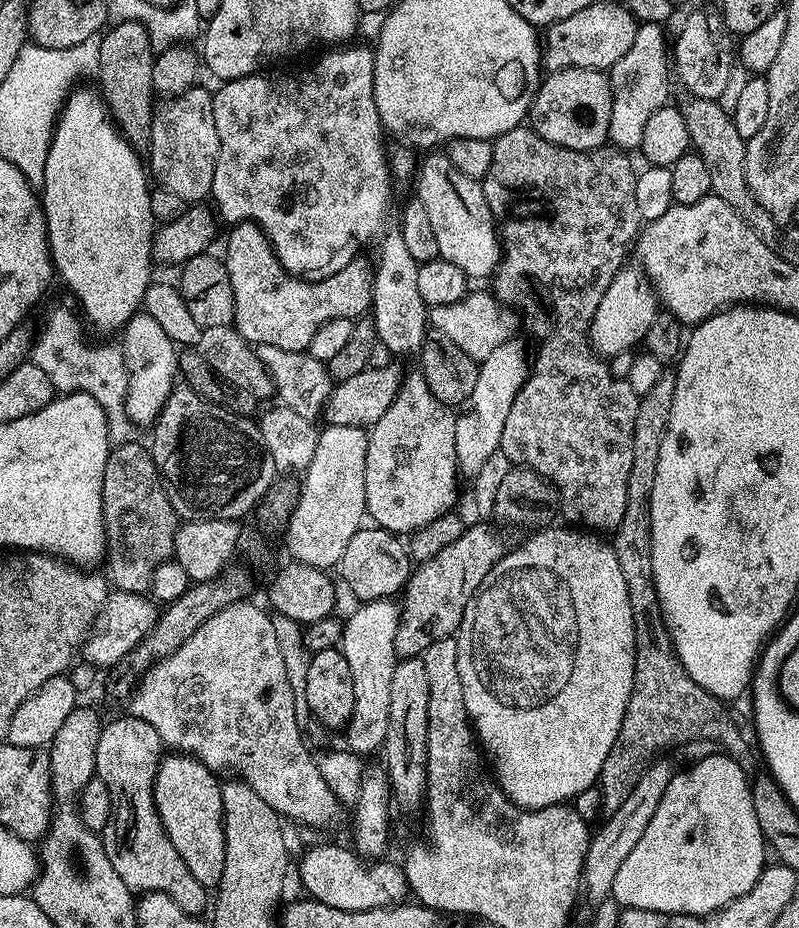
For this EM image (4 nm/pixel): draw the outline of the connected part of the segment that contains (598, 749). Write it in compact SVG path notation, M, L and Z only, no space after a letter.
M552 526L535 531L538 533L530 537L521 548L505 553L493 568L484 587L477 590L466 606L460 630L455 635L458 646L458 678L462 678L462 698L468 711L468 719L476 730L476 738L483 751L490 757L496 783L520 808L545 808L551 804L575 801L582 790L593 787L599 781L602 762L606 762L606 754L610 754L610 746L614 746L614 738L618 738L618 730L622 726L622 718L628 709L634 686L634 614L630 614L630 594L626 594L622 570L618 570L618 554L607 539L591 531L550 527Z

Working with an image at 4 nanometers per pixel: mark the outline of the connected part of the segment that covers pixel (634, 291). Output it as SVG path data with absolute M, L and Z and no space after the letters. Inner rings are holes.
M623 266L619 272L617 272L610 288L606 290L601 301L598 303L593 323L595 331L600 331L598 348L605 357L611 358L610 356L616 356L619 352L624 352L627 348L634 347L635 344L639 345L641 341L643 341L645 334L650 330L650 326L657 318L657 293L650 283L645 269L643 267L640 268ZM647 279L650 285L648 285Z

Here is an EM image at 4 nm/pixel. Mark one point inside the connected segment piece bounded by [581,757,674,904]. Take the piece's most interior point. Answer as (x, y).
(608, 848)

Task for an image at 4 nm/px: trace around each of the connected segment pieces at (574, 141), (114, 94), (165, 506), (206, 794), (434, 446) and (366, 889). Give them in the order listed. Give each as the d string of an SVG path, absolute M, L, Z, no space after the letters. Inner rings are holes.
M569 67L545 75L540 89L535 89L527 119L533 132L547 144L575 152L595 152L609 143L612 117L612 85L598 68ZM605 144L605 145L604 145Z
M138 21L113 23L99 37L98 43L100 46L98 73L100 72L100 82L104 86L102 95L110 114L116 126L123 132L125 140L133 148L147 149L154 111L152 79L156 61L148 27Z
M140 442L117 444L108 453L102 478L102 514L104 515L103 543L108 543L108 572L106 576L119 591L144 594L151 589L152 579L163 564L176 554L178 517L168 497L168 489L160 478L160 471L152 461L151 451Z
M191 754L165 755L156 770L156 780L152 783L152 794L156 803L156 812L160 816L162 826L174 842L174 850L182 854L182 862L198 878L202 887L209 890L219 885L224 867L226 866L226 838L224 837L224 807L222 806L222 794L220 793L221 781L216 780L217 773L205 766L202 761Z
M413 370L407 377L406 375L400 381L400 388L397 390L396 397L386 410L386 414L379 418L376 424L371 425L368 432L368 449L366 450L366 512L370 517L371 523L377 528L384 528L388 532L397 534L415 534L424 528L430 522L434 522L440 516L447 516L453 511L452 503L456 500L456 476L458 469L456 466L456 451L454 450L454 426L456 425L457 413L453 409L447 408L434 394L430 394L430 386L426 386L424 373L419 370Z
M320 844L310 849L300 860L300 880L311 899L338 910L365 912L389 903L386 890L378 886L371 867L358 860L350 849L339 848L336 844Z

